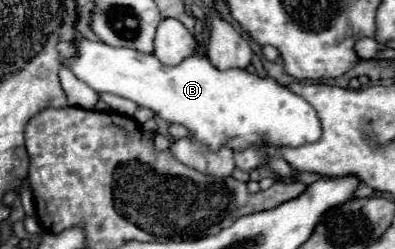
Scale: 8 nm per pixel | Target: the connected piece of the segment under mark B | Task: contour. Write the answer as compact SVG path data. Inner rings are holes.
M75 38L75 40L59 40L57 52L63 62L79 80L91 86L95 92L111 92L123 98L137 102L139 106L151 108L159 118L167 122L177 122L189 128L189 136L195 136L211 150L219 150L221 146L229 146L231 150L241 150L247 146L259 146L269 142L273 146L303 146L317 142L321 138L319 118L309 102L275 82L273 78L259 78L257 74L249 74L245 70L217 70L211 66L207 54L197 52L191 58L183 60L177 66L161 64L153 54L145 54L131 48L115 48L99 40Z

